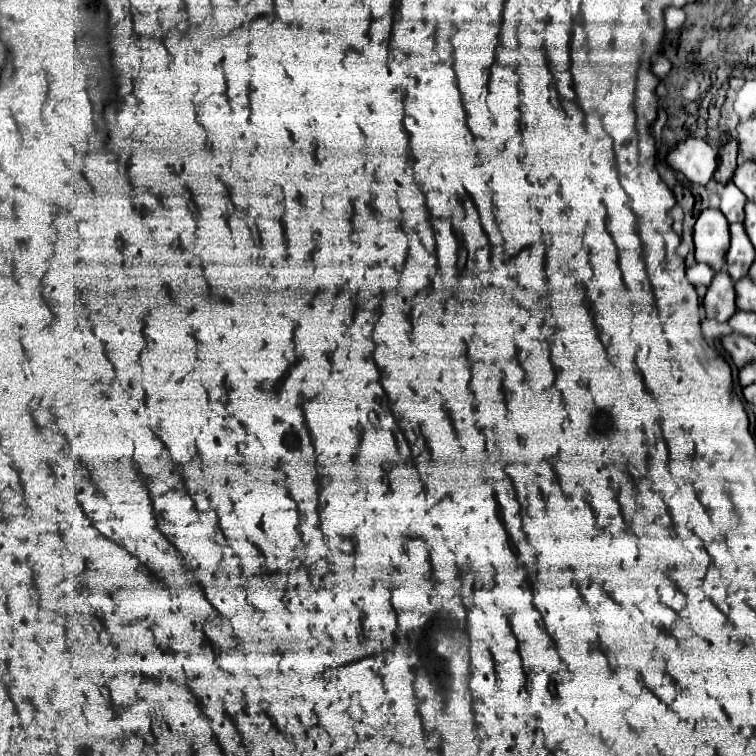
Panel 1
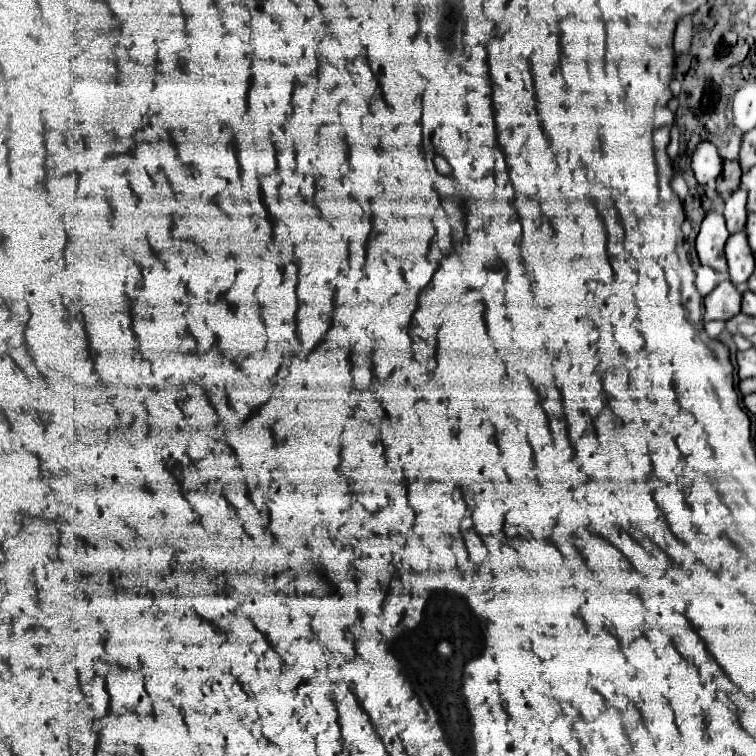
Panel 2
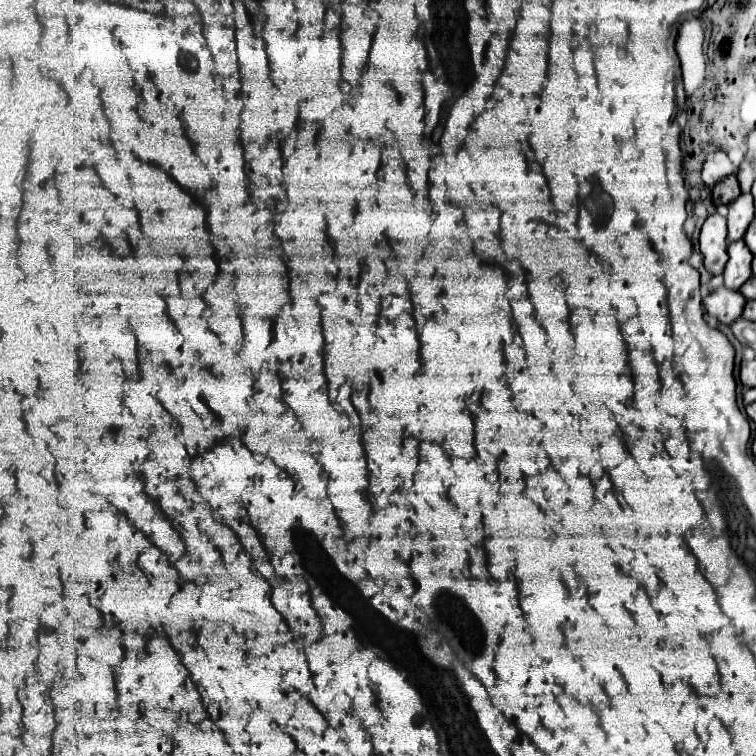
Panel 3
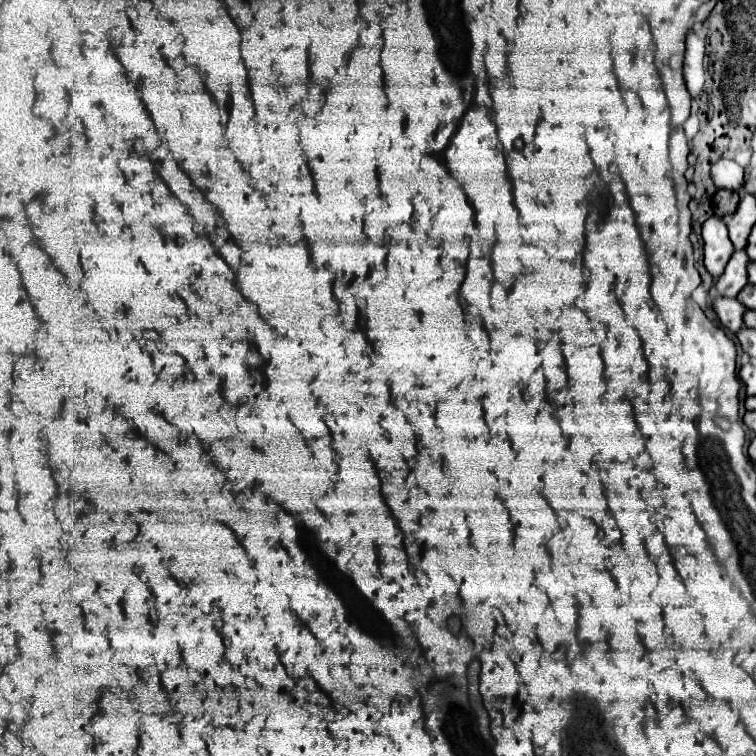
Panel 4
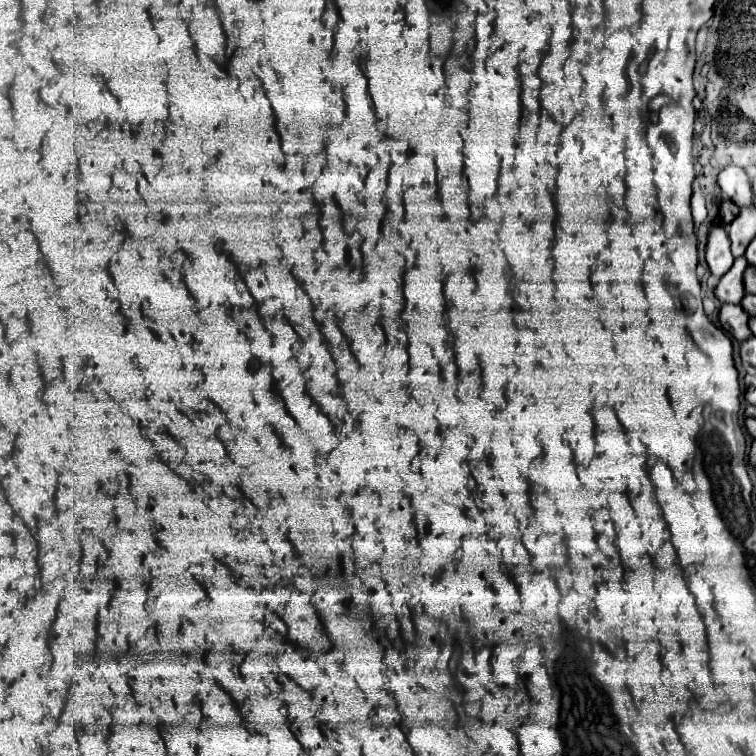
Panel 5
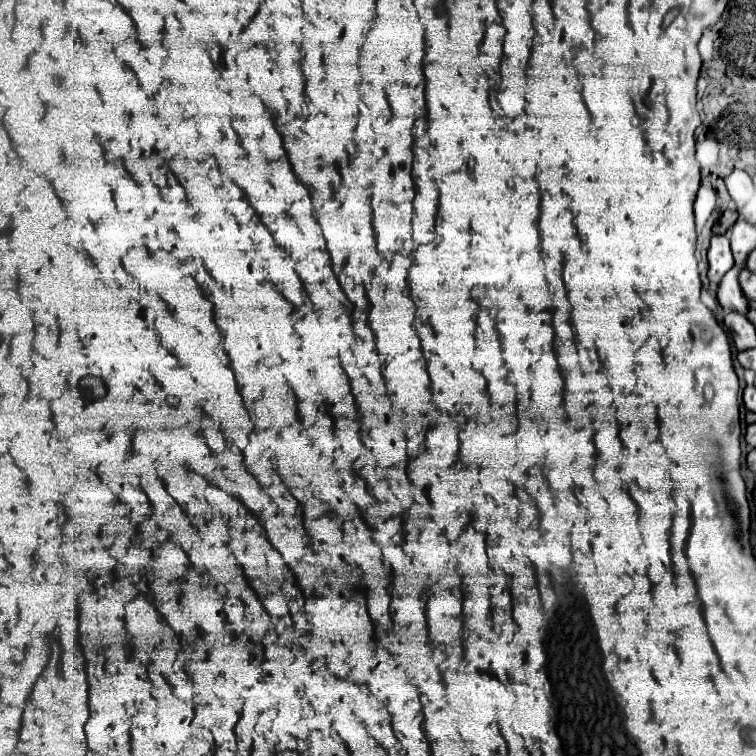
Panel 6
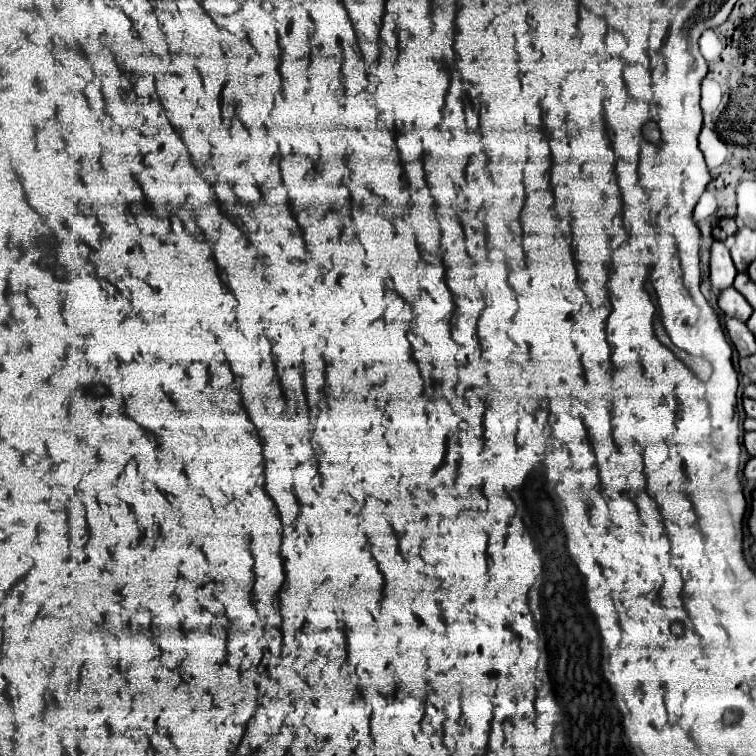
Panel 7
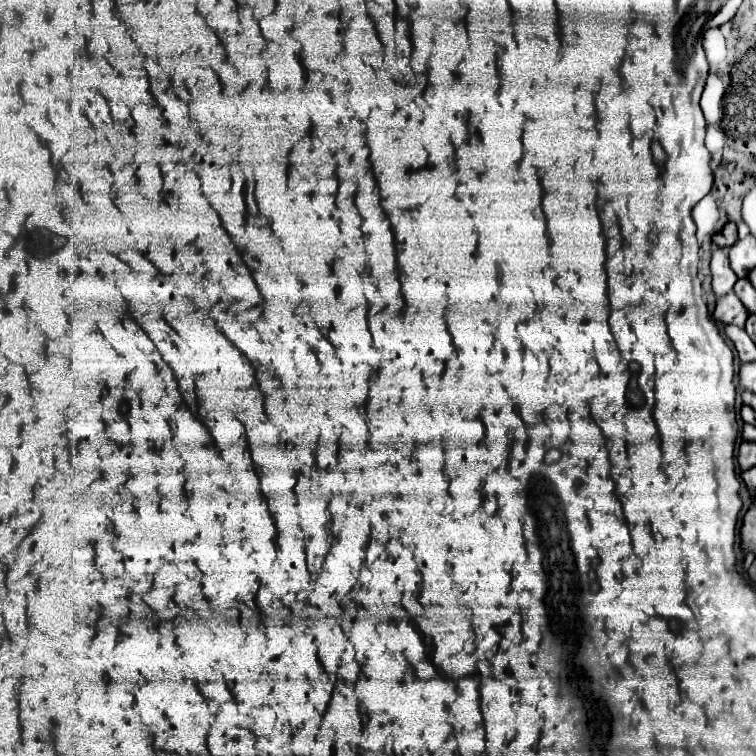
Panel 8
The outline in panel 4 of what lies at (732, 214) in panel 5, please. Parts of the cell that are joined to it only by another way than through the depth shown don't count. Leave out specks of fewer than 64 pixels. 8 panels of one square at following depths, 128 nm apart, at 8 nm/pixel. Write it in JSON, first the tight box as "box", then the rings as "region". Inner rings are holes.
{"box":[712,190,740,218],"region":[[[718,190],[716,196],[714,196],[714,202],[712,202],[714,214],[720,216],[720,218],[732,214],[732,212],[736,210],[738,200],[740,200],[740,198],[738,198],[736,192],[730,192],[730,190]]]}

